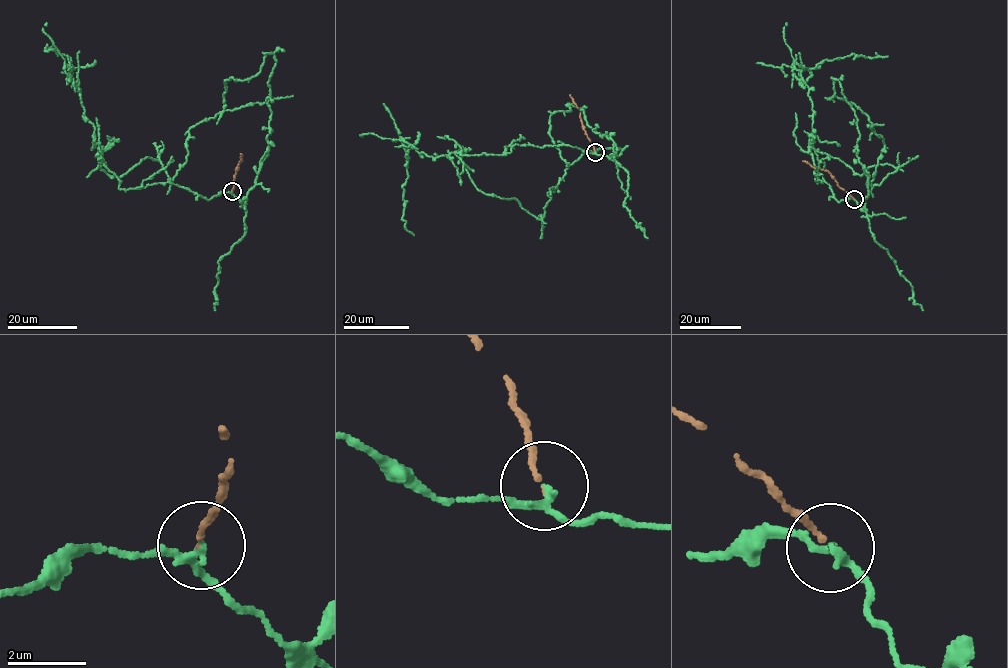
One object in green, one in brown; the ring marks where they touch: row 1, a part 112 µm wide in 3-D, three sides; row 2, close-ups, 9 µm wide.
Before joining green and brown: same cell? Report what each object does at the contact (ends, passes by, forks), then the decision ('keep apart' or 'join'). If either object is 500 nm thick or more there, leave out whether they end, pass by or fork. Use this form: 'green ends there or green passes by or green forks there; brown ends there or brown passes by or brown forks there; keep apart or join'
green passes by; brown ends there; keep apart

